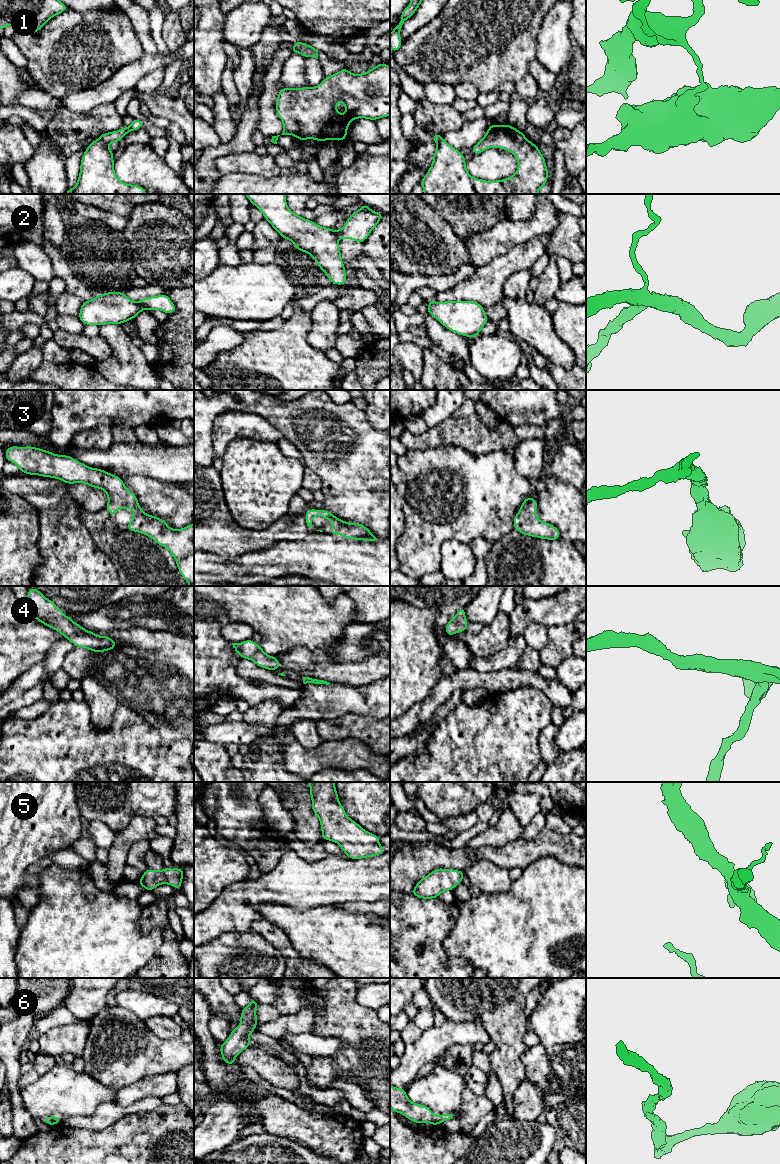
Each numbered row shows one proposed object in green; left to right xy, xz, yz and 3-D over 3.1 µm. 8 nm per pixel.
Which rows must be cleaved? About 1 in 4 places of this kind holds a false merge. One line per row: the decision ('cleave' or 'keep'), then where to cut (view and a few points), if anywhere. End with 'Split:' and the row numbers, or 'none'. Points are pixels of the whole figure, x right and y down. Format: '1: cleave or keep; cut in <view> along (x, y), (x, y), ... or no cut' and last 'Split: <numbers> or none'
1: cleave; cut in xy along (99, 138), (107, 144)
2: cleave; cut in xy along (138, 302), (143, 308)
3: keep; no cut
4: keep; no cut
5: keep; no cut
6: keep; no cut
Split: 1, 2

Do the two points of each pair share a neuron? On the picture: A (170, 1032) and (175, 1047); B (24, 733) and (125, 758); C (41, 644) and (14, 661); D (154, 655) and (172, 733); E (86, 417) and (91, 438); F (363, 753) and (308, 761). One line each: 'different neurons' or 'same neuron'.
A: different neurons
B: same neuron
C: same neuron
D: same neuron
E: different neurons
F: same neuron

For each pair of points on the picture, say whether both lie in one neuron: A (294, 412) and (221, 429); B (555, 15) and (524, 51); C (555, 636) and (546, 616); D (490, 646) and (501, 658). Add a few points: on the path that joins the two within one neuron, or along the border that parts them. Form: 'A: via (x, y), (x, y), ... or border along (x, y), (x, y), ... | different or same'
A: border along (242, 411), (262, 416), (282, 434) | different
B: border along (545, 15), (536, 36), (536, 58) | different
C: border along (573, 620), (563, 624), (552, 624), (548, 627) | different
D: border along (509, 641), (502, 649), (486, 657), (475, 658) | different

